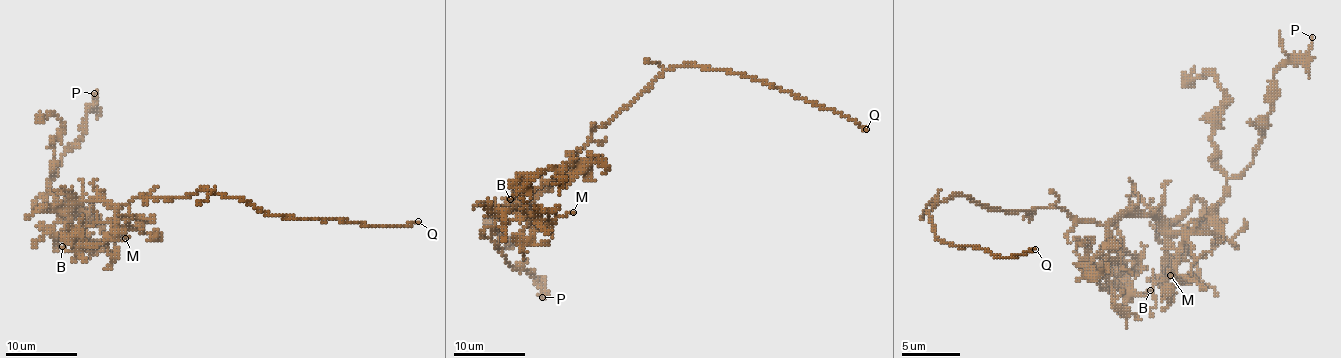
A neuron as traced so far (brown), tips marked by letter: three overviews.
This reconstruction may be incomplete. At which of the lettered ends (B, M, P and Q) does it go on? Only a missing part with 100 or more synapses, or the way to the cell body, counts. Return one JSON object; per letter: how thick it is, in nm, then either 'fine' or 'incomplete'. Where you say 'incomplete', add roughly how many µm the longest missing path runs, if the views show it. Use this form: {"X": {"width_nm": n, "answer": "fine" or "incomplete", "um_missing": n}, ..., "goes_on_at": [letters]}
{"B": {"width_nm": 130, "answer": "fine"}, "M": {"width_nm": 140, "answer": "fine"}, "P": {"width_nm": 160, "answer": "fine"}, "Q": {"width_nm": 150, "answer": "incomplete", "um_missing": 10}, "goes_on_at": ["Q"]}

